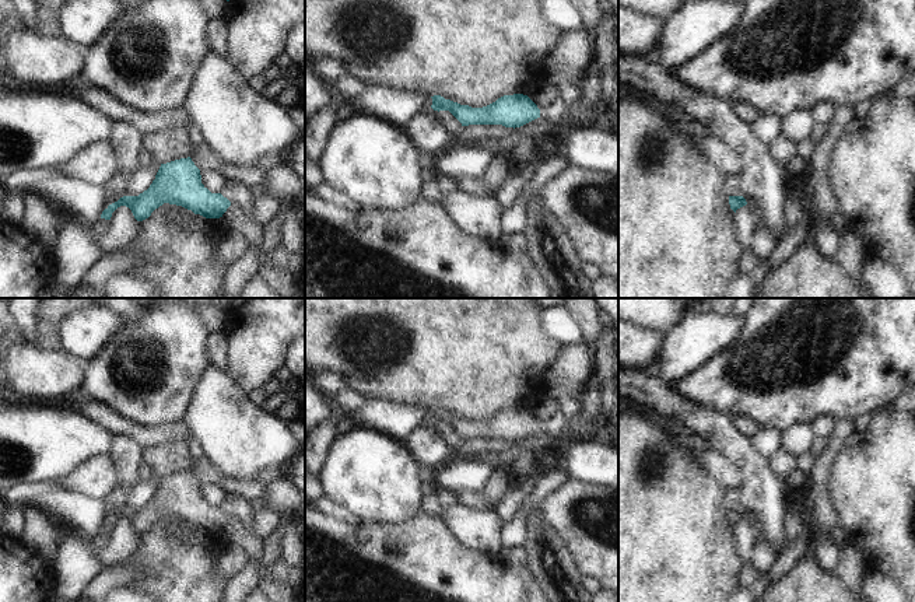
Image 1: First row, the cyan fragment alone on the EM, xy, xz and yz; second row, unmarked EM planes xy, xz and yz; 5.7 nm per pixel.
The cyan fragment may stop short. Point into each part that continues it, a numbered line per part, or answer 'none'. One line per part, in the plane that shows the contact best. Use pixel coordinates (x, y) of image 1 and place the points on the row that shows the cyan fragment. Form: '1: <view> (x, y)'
none

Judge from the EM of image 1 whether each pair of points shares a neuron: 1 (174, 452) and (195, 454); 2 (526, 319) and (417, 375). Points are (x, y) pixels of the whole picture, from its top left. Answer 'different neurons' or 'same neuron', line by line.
1: different neurons
2: same neuron

